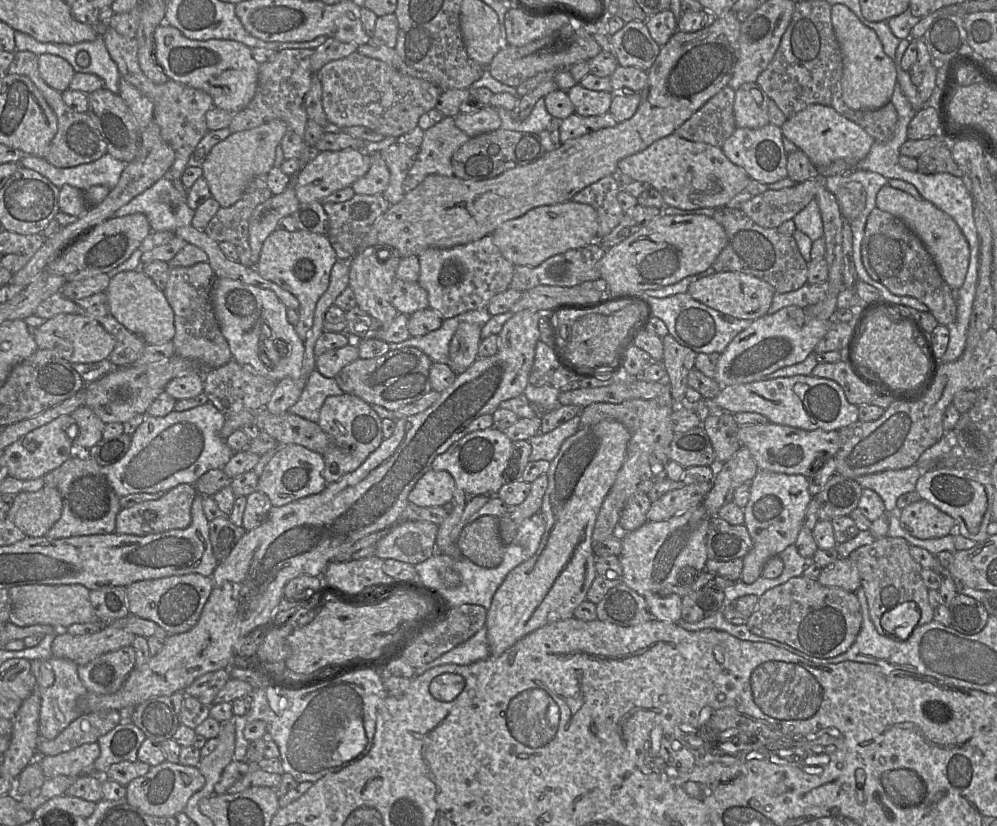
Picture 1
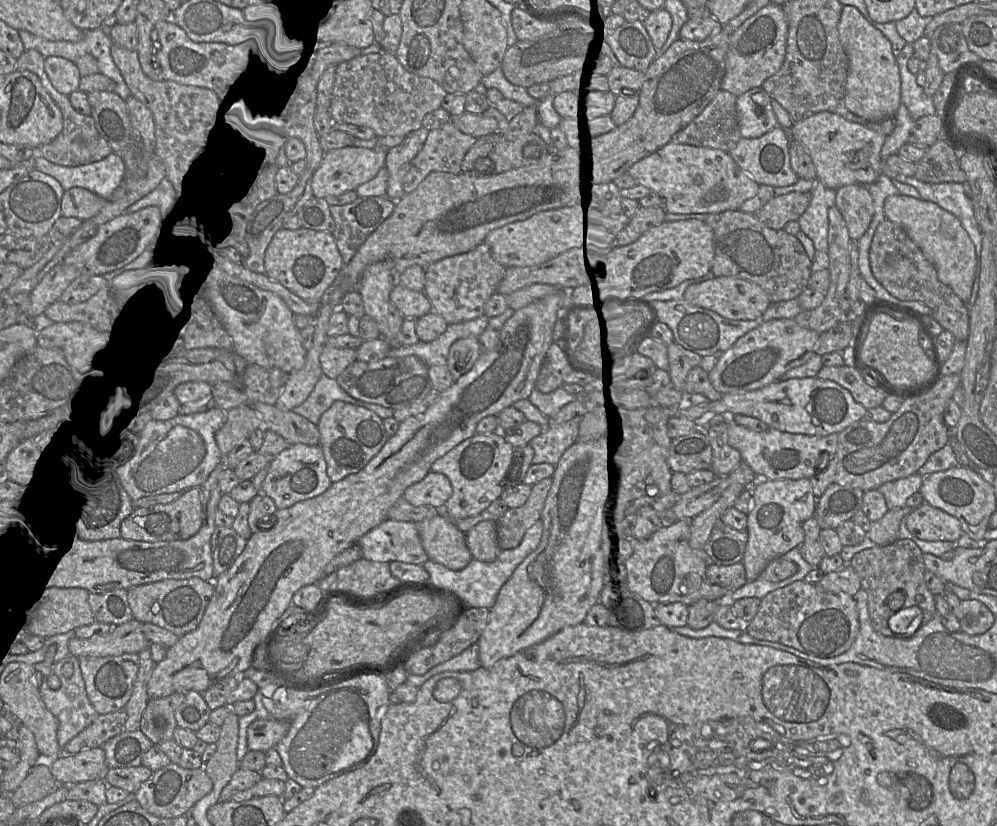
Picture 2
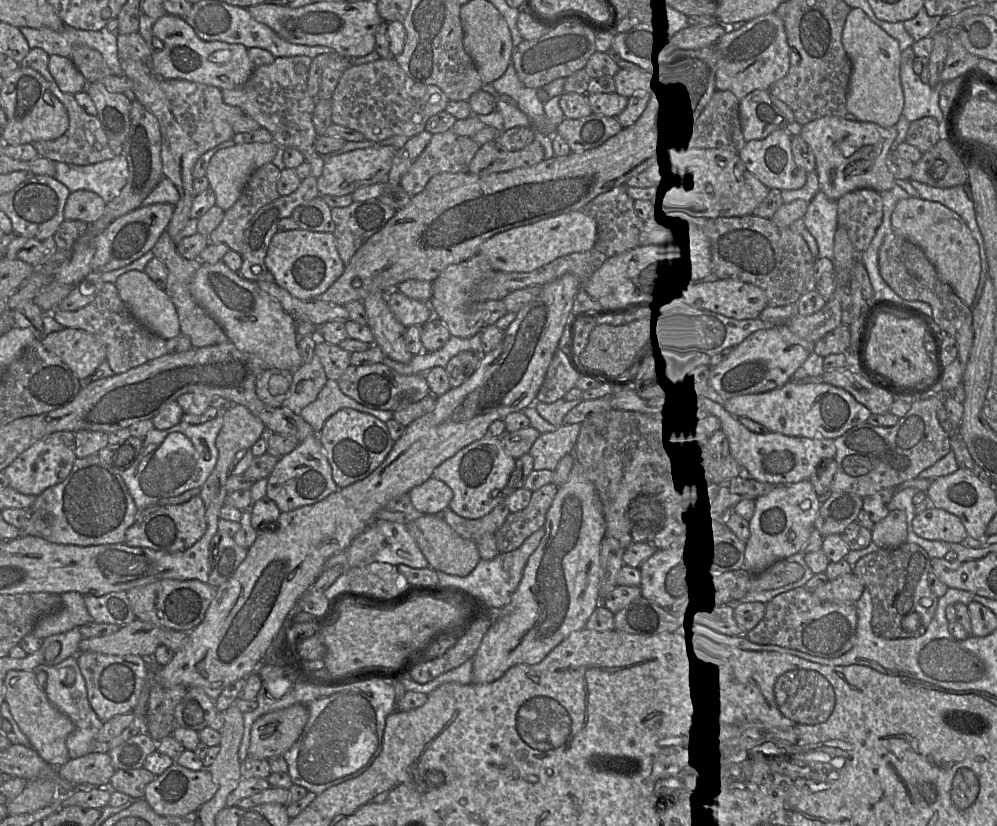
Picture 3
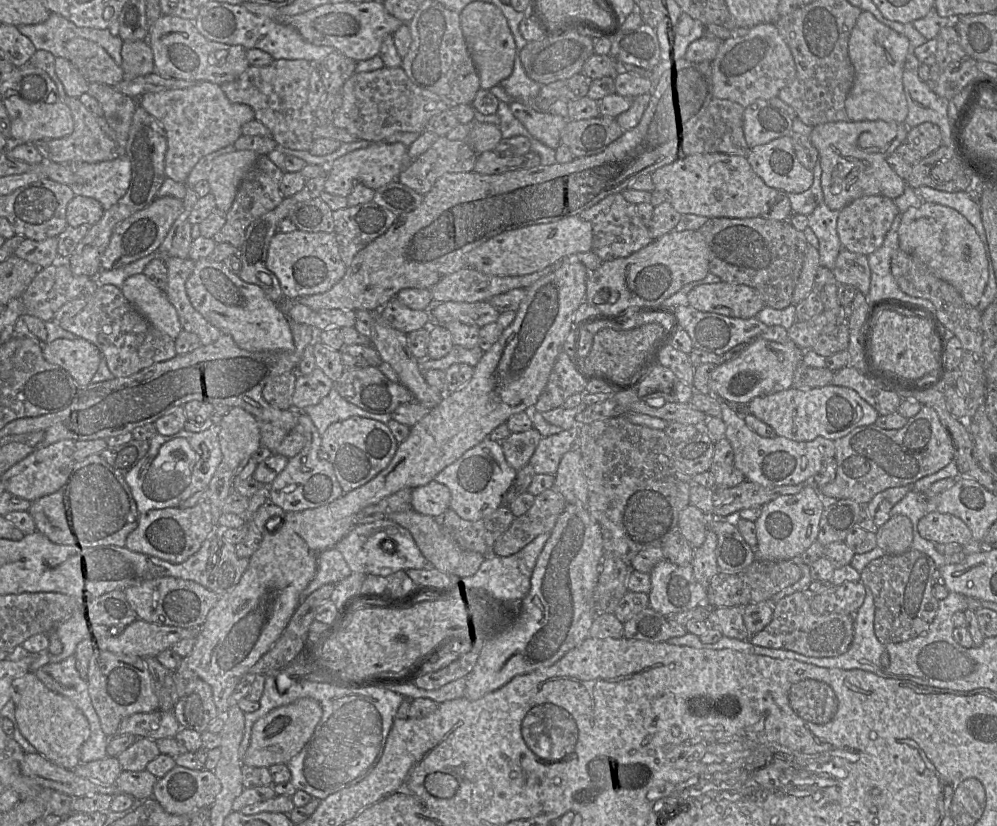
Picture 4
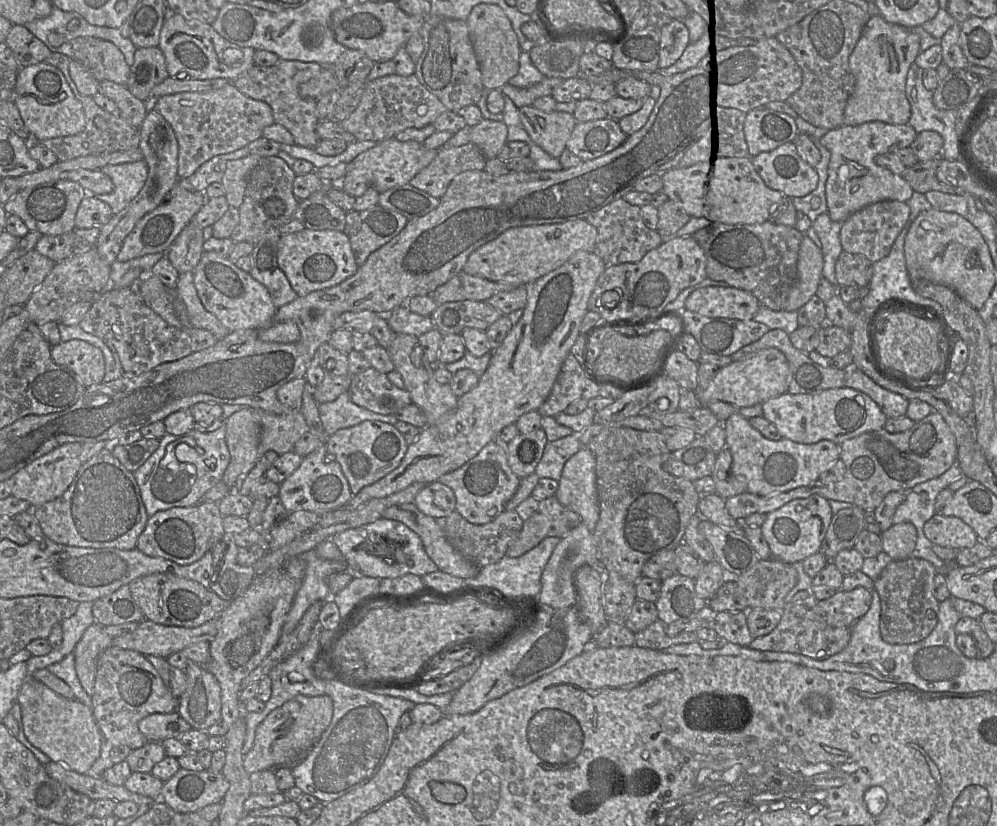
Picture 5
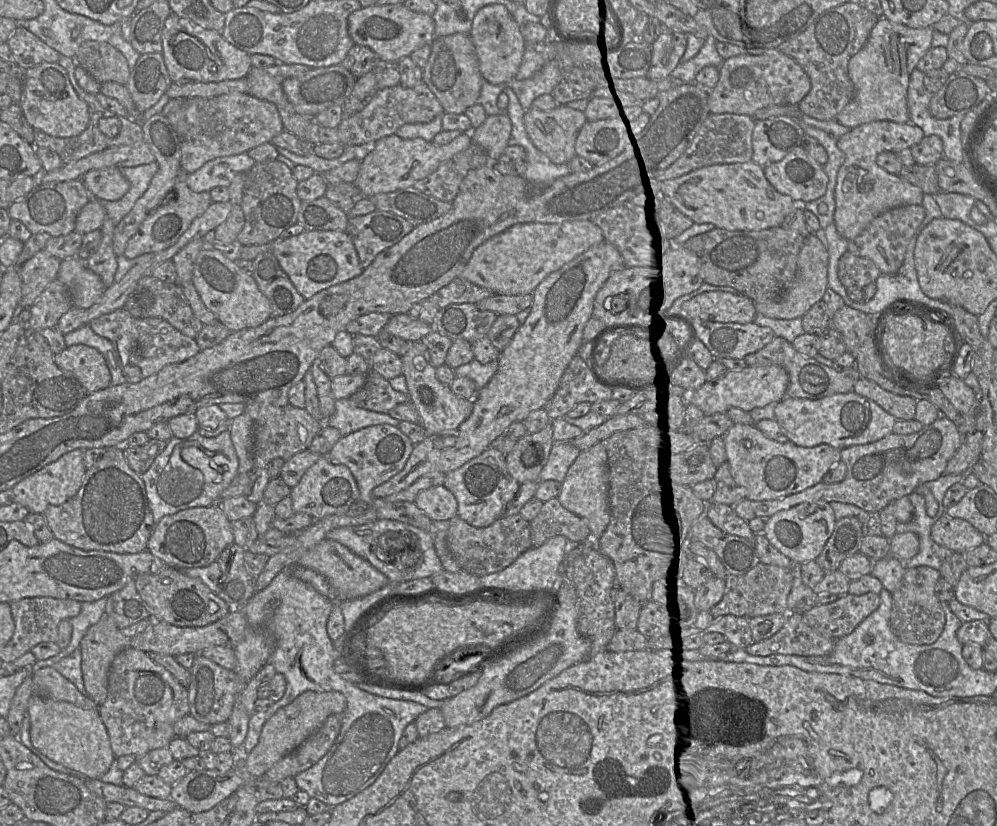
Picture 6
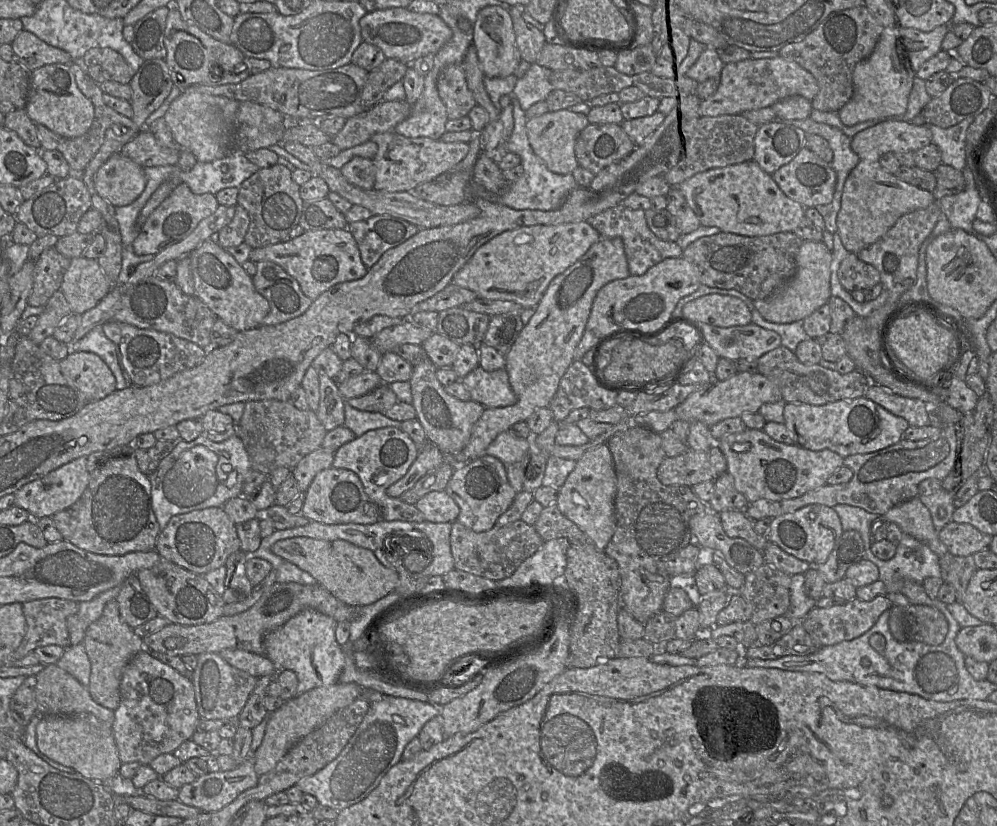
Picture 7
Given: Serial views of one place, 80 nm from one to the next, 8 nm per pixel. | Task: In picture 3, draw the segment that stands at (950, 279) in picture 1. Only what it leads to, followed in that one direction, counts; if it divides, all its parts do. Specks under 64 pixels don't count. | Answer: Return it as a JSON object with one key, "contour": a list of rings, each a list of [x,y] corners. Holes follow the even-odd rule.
{"contour":[[[908,197],[897,202],[891,214],[891,225],[892,230],[897,235],[917,245],[923,251],[926,258],[934,266],[939,279],[949,285],[954,293],[971,308],[980,280],[981,259],[978,243],[973,238],[963,219],[957,213],[938,202]]]}

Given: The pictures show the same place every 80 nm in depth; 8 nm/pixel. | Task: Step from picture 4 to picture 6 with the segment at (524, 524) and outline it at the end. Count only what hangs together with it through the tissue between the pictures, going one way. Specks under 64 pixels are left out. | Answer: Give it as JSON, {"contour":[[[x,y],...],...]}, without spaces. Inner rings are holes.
{"contour":[[[557,498],[544,502],[537,516],[529,524],[532,548],[541,546],[555,536],[564,536],[571,543],[594,544],[594,537],[586,521],[566,510]]]}

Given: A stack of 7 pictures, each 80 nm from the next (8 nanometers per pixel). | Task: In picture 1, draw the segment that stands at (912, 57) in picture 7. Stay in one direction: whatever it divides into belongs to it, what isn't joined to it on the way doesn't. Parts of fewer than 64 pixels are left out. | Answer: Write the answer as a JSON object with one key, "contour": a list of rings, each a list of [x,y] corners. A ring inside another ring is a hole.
{"contour":[[[842,4],[832,5],[831,20],[842,53],[841,86],[845,104],[854,110],[874,110],[890,103],[897,84],[896,66],[894,59],[884,52],[875,31],[865,26],[847,6]]]}

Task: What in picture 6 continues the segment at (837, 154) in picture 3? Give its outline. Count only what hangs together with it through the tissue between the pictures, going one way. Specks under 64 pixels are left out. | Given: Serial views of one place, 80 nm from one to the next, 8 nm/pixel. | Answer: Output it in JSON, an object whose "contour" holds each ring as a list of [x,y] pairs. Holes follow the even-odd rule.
{"contour":[[[874,121],[852,128],[848,133],[837,139],[838,148],[844,153],[845,160],[837,173],[835,186],[835,212],[834,224],[838,233],[847,241],[856,238],[869,223],[880,214],[896,207],[905,205],[921,205],[924,193],[917,187],[879,167],[876,163],[877,156],[882,152],[897,152],[910,149],[921,142],[924,132],[915,124],[895,123],[892,121]]]}

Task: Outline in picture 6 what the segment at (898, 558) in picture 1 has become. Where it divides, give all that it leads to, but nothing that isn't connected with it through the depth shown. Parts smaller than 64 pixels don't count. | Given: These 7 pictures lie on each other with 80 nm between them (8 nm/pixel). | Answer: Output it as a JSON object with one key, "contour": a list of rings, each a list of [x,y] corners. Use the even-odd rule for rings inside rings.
{"contour":[[[928,566],[905,569],[899,588],[891,593],[892,608],[889,617],[893,634],[902,642],[927,645],[940,637],[945,626],[945,614],[935,594],[935,585],[940,577],[938,570]]]}

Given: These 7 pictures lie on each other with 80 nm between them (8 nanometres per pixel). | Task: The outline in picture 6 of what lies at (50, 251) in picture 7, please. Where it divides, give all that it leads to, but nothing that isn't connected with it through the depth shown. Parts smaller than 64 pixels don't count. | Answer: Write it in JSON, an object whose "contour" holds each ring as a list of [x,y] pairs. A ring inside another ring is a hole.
{"contour":[[[45,249],[35,253],[19,269],[22,283],[20,305],[29,308],[45,288],[57,279],[61,260]]]}

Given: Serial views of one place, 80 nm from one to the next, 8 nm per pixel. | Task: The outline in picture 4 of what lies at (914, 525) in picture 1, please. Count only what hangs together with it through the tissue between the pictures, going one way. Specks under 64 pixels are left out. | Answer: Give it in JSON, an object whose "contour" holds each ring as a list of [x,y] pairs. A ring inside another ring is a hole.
{"contour":[[[938,511],[925,514],[917,530],[922,538],[935,544],[965,545],[973,540],[970,529],[960,518]]]}

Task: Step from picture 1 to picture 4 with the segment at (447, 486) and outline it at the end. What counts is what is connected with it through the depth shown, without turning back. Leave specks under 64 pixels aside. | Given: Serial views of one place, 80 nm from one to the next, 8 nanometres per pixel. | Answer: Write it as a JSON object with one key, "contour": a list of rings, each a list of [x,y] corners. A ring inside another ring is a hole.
{"contour":[[[436,480],[413,488],[412,509],[423,515],[437,517],[444,514],[451,503],[450,489]]]}

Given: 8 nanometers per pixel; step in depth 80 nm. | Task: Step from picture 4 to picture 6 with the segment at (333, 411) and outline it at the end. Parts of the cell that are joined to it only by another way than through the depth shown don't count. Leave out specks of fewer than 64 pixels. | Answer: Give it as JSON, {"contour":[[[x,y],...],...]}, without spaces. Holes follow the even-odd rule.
{"contour":[[[349,398],[336,400],[333,415],[325,421],[326,425],[338,429],[342,435],[379,424],[389,424],[397,427],[399,423],[399,420],[392,418],[388,413],[360,408]]]}

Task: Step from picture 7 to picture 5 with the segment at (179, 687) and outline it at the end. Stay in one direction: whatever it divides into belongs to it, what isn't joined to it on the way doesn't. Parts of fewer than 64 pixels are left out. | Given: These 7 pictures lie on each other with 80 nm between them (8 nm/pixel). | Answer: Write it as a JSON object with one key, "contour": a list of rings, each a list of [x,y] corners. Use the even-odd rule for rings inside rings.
{"contour":[[[111,646],[98,657],[92,702],[94,717],[106,741],[112,746],[126,745],[135,750],[150,742],[140,732],[139,721],[153,713],[176,712],[179,698],[167,689],[143,654]]]}

